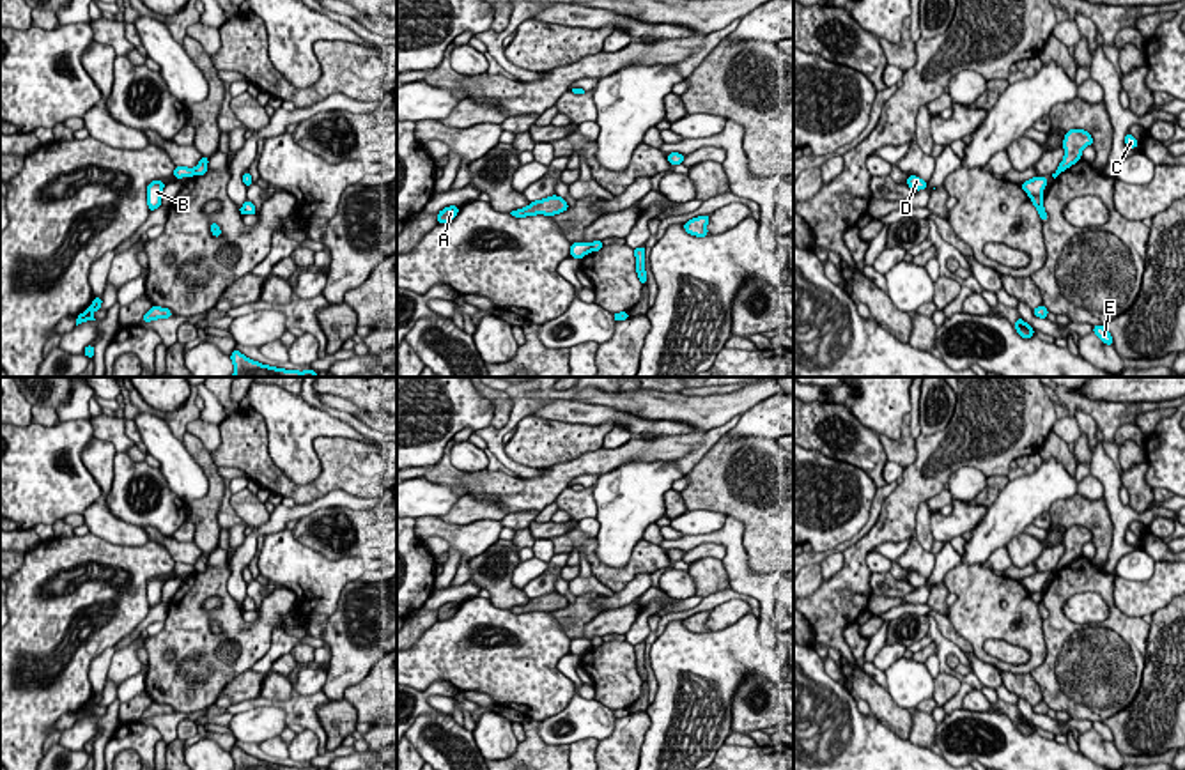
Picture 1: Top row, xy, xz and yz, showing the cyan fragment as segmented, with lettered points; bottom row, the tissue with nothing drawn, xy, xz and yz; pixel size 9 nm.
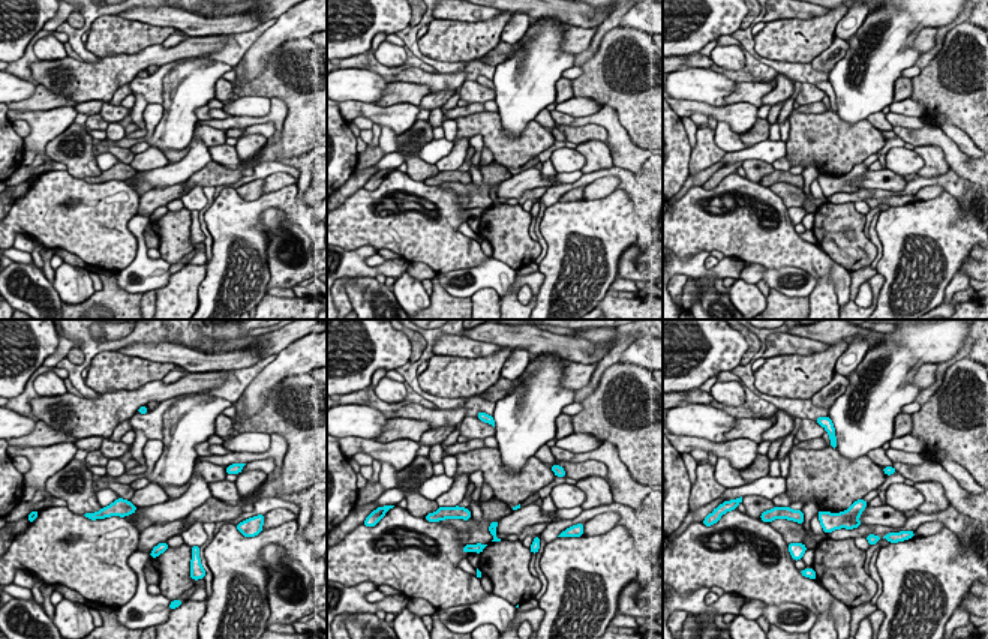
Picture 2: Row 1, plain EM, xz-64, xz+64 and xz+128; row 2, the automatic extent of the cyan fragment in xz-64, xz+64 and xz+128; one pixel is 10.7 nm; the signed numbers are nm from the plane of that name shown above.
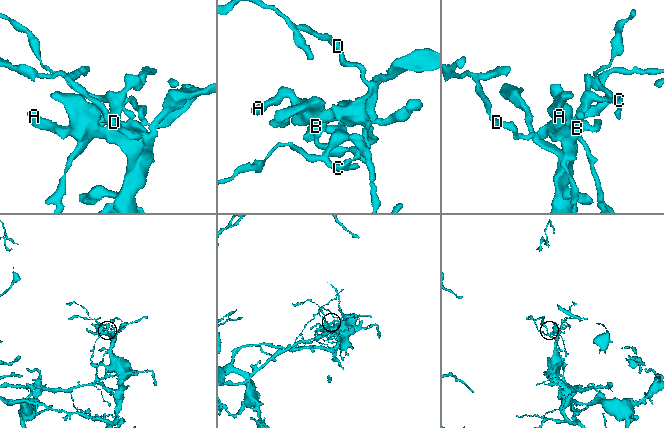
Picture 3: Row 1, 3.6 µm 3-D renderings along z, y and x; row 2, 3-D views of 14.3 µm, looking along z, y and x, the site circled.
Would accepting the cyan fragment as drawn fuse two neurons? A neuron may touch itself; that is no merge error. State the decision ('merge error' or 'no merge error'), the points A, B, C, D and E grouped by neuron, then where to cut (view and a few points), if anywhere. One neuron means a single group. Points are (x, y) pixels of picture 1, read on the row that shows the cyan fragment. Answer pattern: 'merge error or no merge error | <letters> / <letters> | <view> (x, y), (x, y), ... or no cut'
merge error | A C D E / B | xy (193, 170), (195, 174)

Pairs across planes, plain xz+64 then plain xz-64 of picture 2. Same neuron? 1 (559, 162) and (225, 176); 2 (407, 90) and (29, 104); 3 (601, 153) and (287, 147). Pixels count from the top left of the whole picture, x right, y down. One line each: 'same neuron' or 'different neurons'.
1: different neurons
2: same neuron
3: different neurons

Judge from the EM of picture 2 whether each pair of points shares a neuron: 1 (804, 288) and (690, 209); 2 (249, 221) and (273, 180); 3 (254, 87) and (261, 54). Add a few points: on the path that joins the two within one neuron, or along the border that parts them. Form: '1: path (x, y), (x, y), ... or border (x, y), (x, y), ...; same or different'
1: border (763, 266), (801, 267), (810, 273); different
2: border (296, 183), (263, 195); different
3: border (278, 48), (260, 74), (251, 80), (239, 81); different

